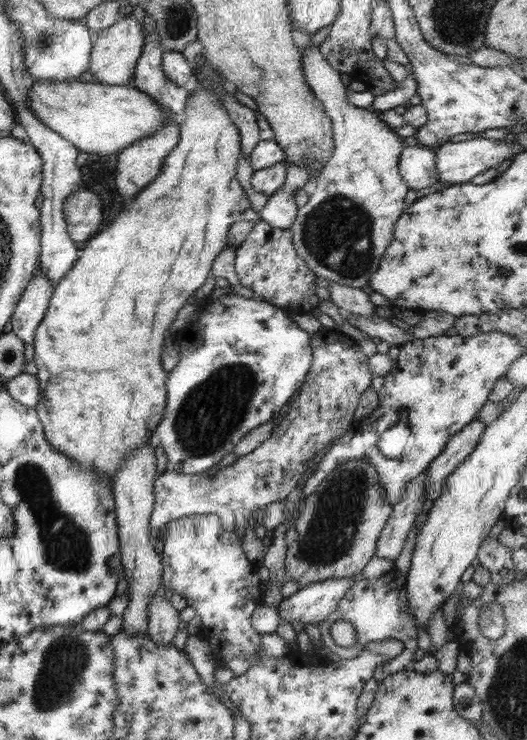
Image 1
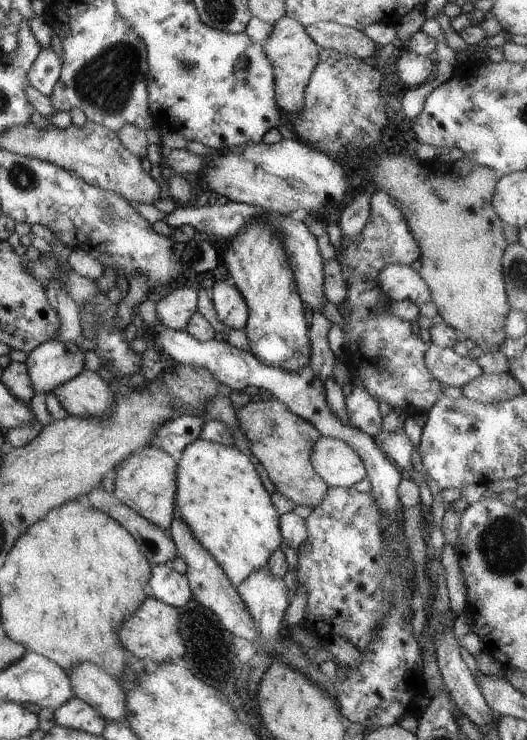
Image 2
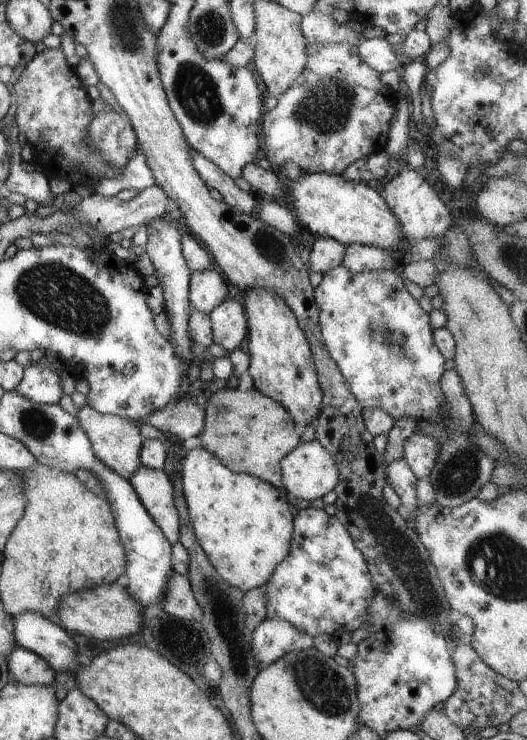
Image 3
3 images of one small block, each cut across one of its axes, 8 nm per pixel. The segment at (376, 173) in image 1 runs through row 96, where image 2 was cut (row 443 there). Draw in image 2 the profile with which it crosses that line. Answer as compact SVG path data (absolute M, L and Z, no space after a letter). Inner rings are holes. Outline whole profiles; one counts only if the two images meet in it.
M333 437L316 440L310 462L316 476L329 488L350 488L367 477L362 458L347 443Z

